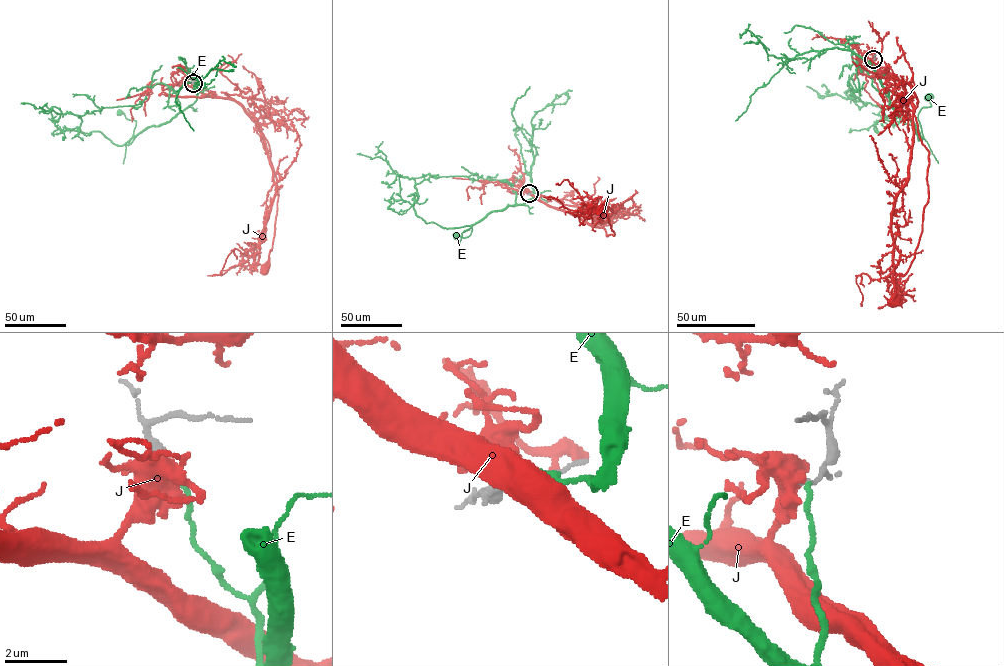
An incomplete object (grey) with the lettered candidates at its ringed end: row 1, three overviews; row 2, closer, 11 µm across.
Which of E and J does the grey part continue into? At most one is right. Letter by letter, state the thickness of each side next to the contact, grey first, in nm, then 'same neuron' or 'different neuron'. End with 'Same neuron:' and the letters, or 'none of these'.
E: calibres 130 and 140 nm; same neuron
J: calibres 120 and 800 nm; different neuron
Same neuron: E

